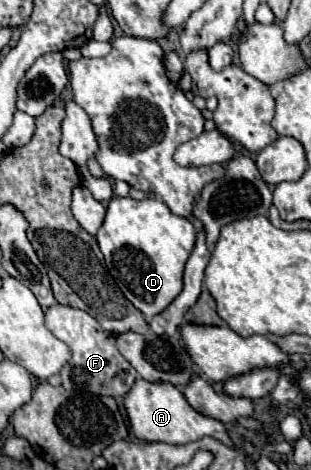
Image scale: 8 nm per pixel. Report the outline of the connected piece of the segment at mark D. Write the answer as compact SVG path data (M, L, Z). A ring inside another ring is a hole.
M113 196L107 214L97 230L97 242L105 256L107 270L115 278L125 298L151 318L159 314L183 288L183 268L195 244L195 226L173 214L165 202L157 198L133 200Z

